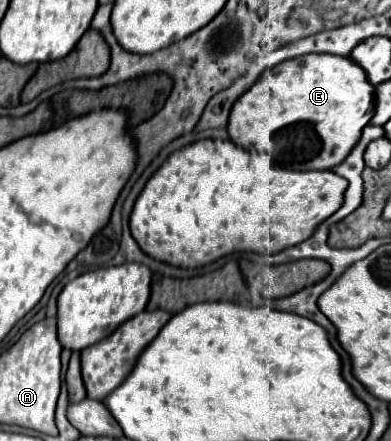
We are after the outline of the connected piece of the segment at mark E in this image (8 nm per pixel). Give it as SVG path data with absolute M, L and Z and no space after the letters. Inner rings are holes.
M309 53L279 63L273 69L267 69L259 77L259 81L235 101L227 131L231 141L239 147L265 151L285 169L333 169L351 153L351 149L361 137L361 129L371 121L373 113L375 85L367 79L367 73L353 59L337 57L331 53Z

